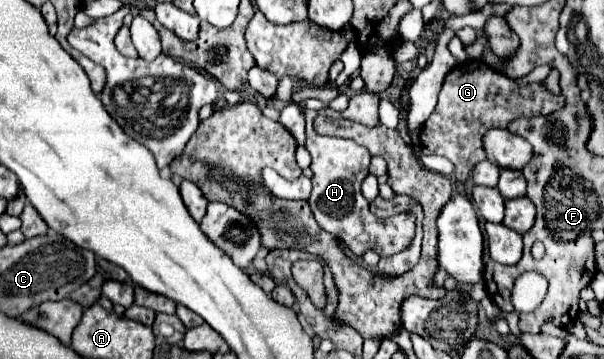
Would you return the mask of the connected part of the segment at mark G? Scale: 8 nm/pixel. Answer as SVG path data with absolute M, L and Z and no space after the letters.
M469 59L465 63L467 65L449 71L439 93L439 103L419 131L421 151L425 155L447 157L455 165L457 181L461 183L465 183L471 169L485 159L481 137L487 129L505 129L519 115L547 115L565 107L565 97L549 93L541 81L517 85L513 79L491 69L479 59Z

